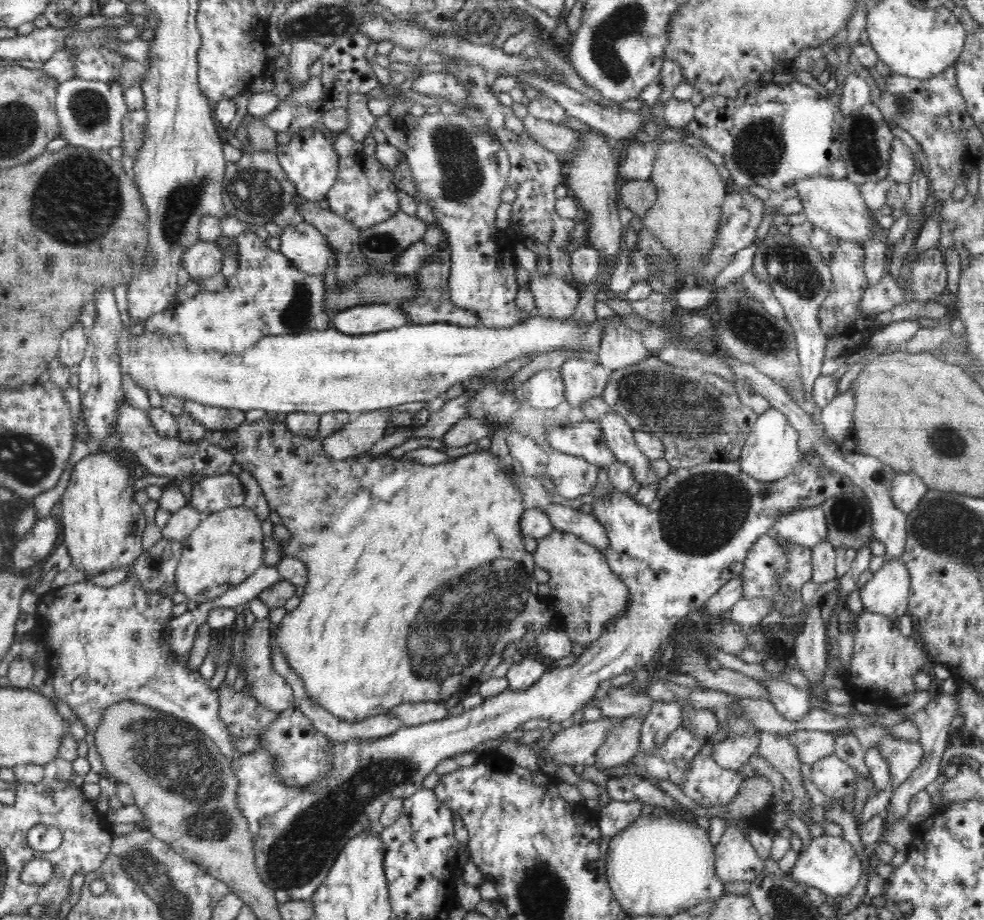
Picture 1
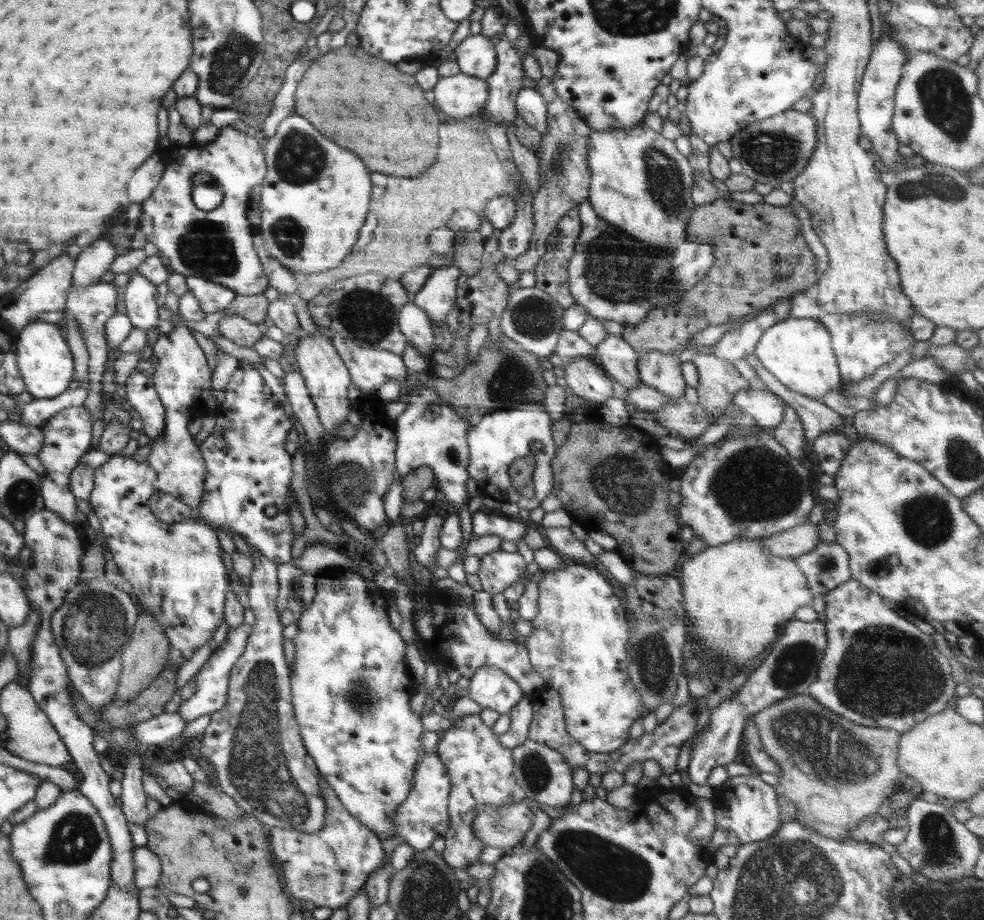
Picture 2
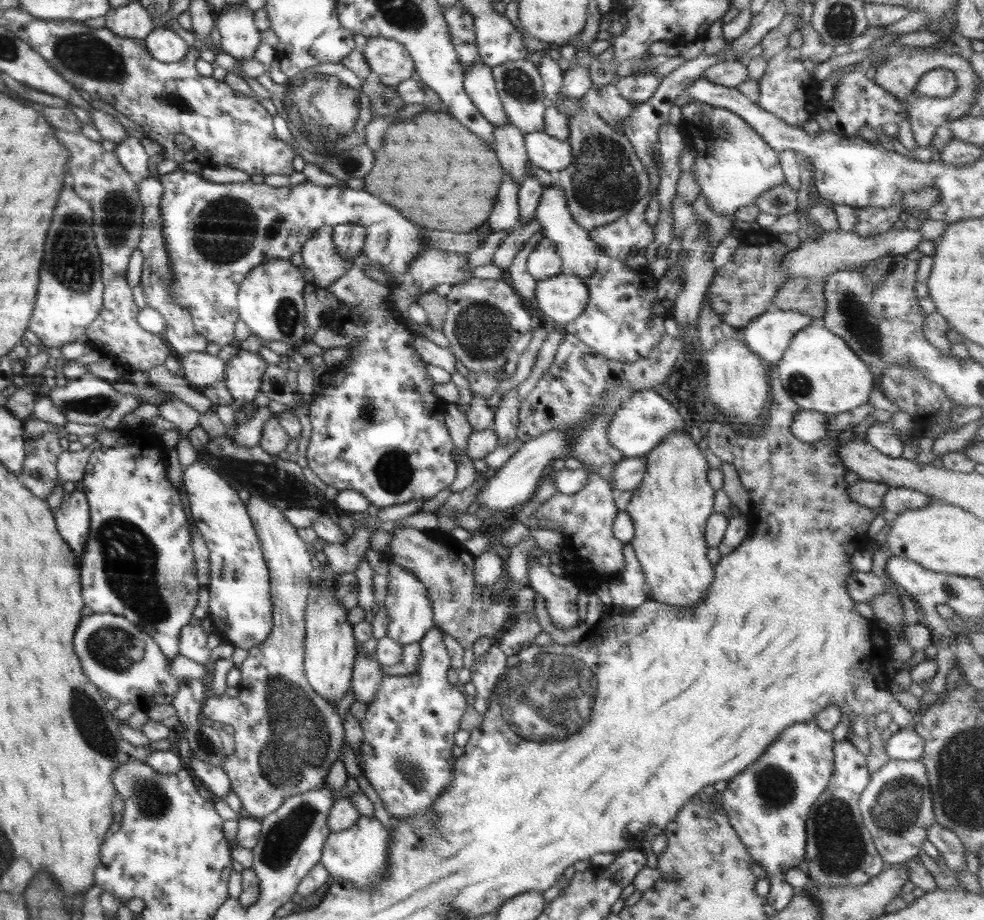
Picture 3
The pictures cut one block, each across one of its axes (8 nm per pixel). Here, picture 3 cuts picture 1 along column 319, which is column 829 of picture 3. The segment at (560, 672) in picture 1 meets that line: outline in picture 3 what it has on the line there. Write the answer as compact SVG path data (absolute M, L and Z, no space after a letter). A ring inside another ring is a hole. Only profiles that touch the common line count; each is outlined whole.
M847 739L834 744L834 772L826 790L810 808L807 817L807 843L805 859L799 868L805 871L814 884L822 886L860 886L870 882L886 869L876 850L869 831L864 827L858 799L869 783L867 757L863 756Z

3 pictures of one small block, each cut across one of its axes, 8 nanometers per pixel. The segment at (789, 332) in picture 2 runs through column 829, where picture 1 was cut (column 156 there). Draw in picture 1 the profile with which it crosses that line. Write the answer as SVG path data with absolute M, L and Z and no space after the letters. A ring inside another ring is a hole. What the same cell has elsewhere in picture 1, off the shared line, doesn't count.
M533 313L531 318L528 318L526 322L520 322L512 328L480 328L477 325L474 327L458 326L450 323L430 323L430 324L405 324L404 326L383 330L380 332L351 335L344 334L336 329L320 329L319 331L301 332L297 335L285 334L285 335L270 335L264 336L262 340L256 342L256 346L250 346L246 348L242 354L221 354L221 352L189 352L187 346L183 342L169 342L169 340L163 340L159 334L149 334L148 331L144 331L141 336L133 336L128 327L121 330L122 334L118 336L118 355L121 372L123 375L129 374L134 382L143 389L154 390L161 396L164 394L173 394L183 400L196 400L198 402L217 406L222 408L236 408L240 410L252 410L260 409L265 411L278 412L315 412L318 414L324 414L325 412L344 411L351 412L353 414L359 414L366 411L388 409L392 406L398 406L399 404L406 404L407 402L416 401L428 401L436 398L437 396L444 396L446 390L450 390L450 386L454 384L464 385L468 379L472 377L479 377L480 375L487 374L488 371L494 370L494 368L500 368L502 364L507 362L514 362L514 360L520 360L524 356L540 356L540 354L548 354L548 352L556 352L556 350L585 350L585 352L597 352L600 348L600 340L603 335L603 321L602 318L598 318L594 324L585 326L585 324L578 324L573 318L566 318L566 320L558 320L557 318L542 318L537 313Z

